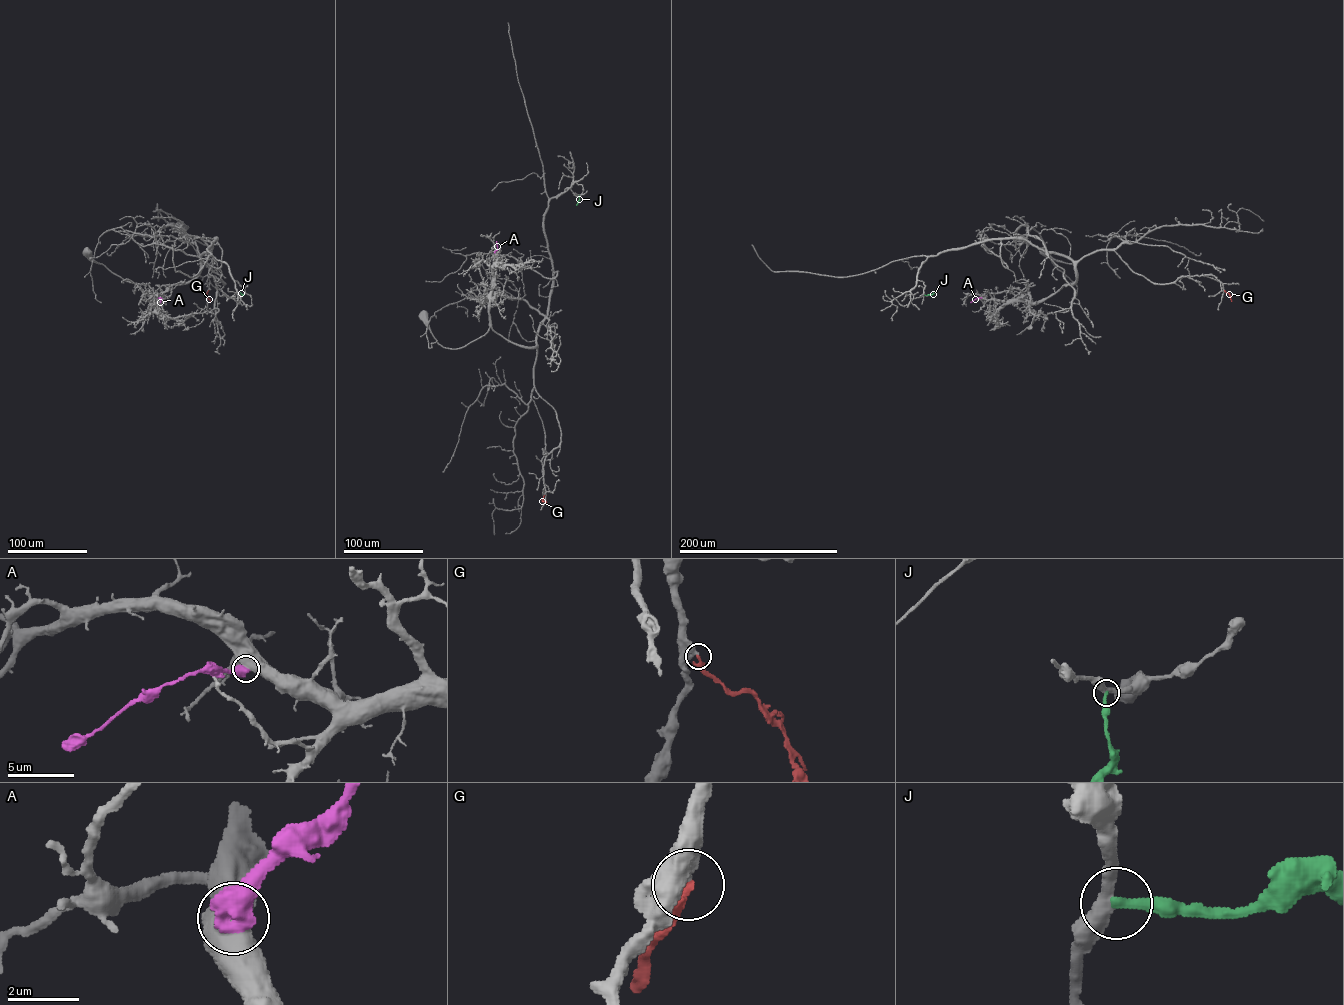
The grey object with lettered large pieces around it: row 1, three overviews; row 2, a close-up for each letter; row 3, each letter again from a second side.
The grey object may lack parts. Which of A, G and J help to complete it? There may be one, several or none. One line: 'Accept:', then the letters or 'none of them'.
Accept: none of them

